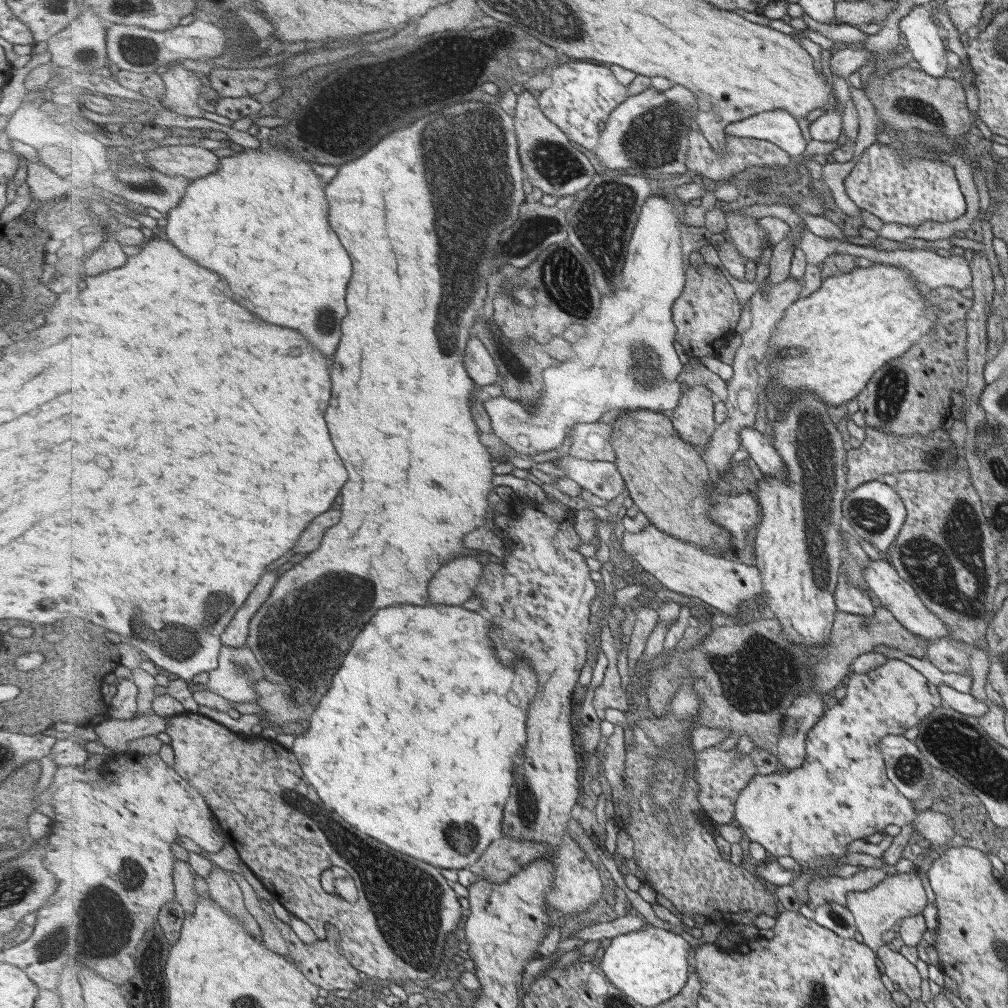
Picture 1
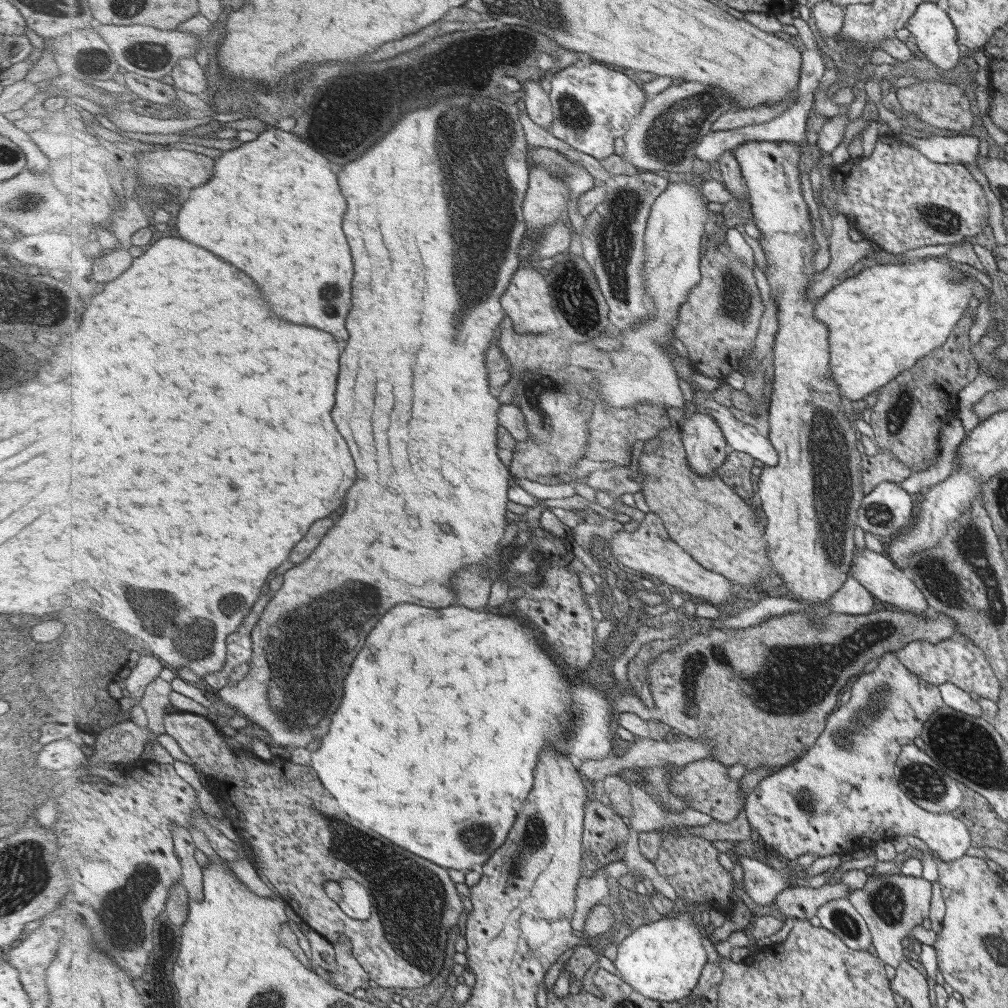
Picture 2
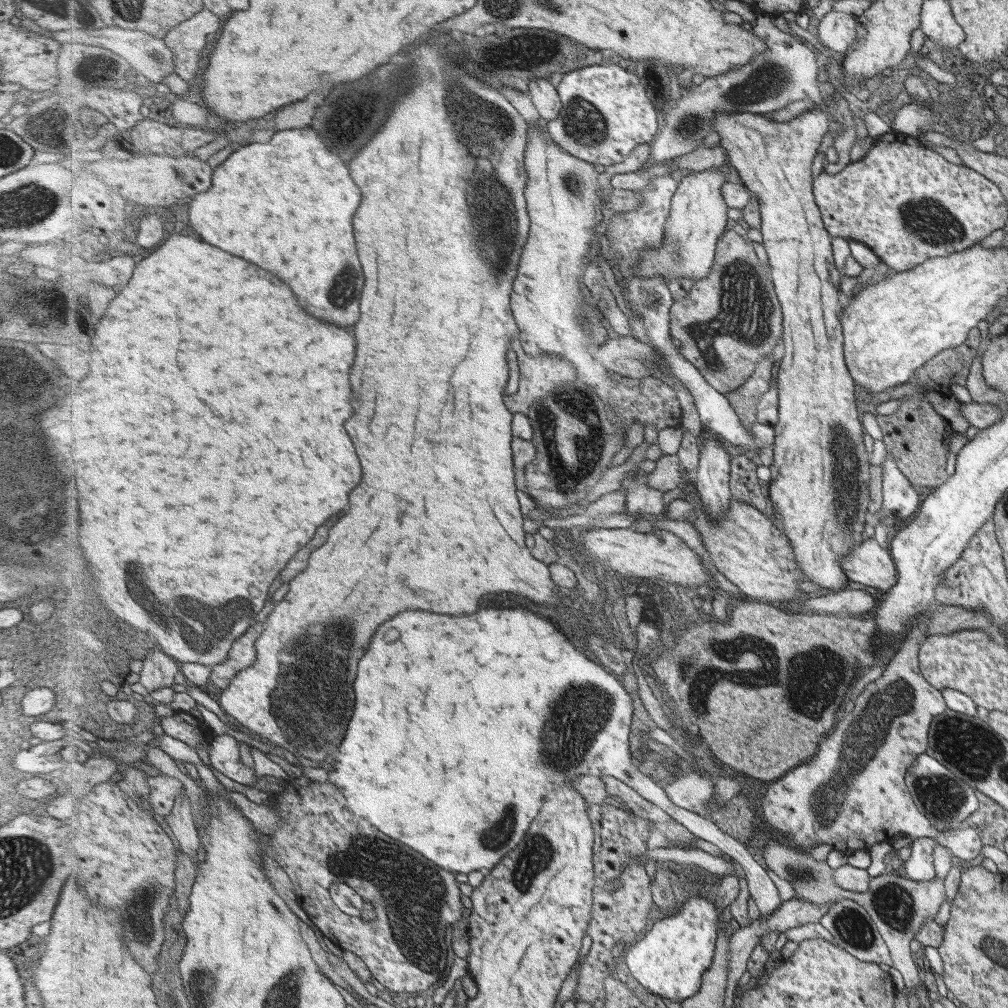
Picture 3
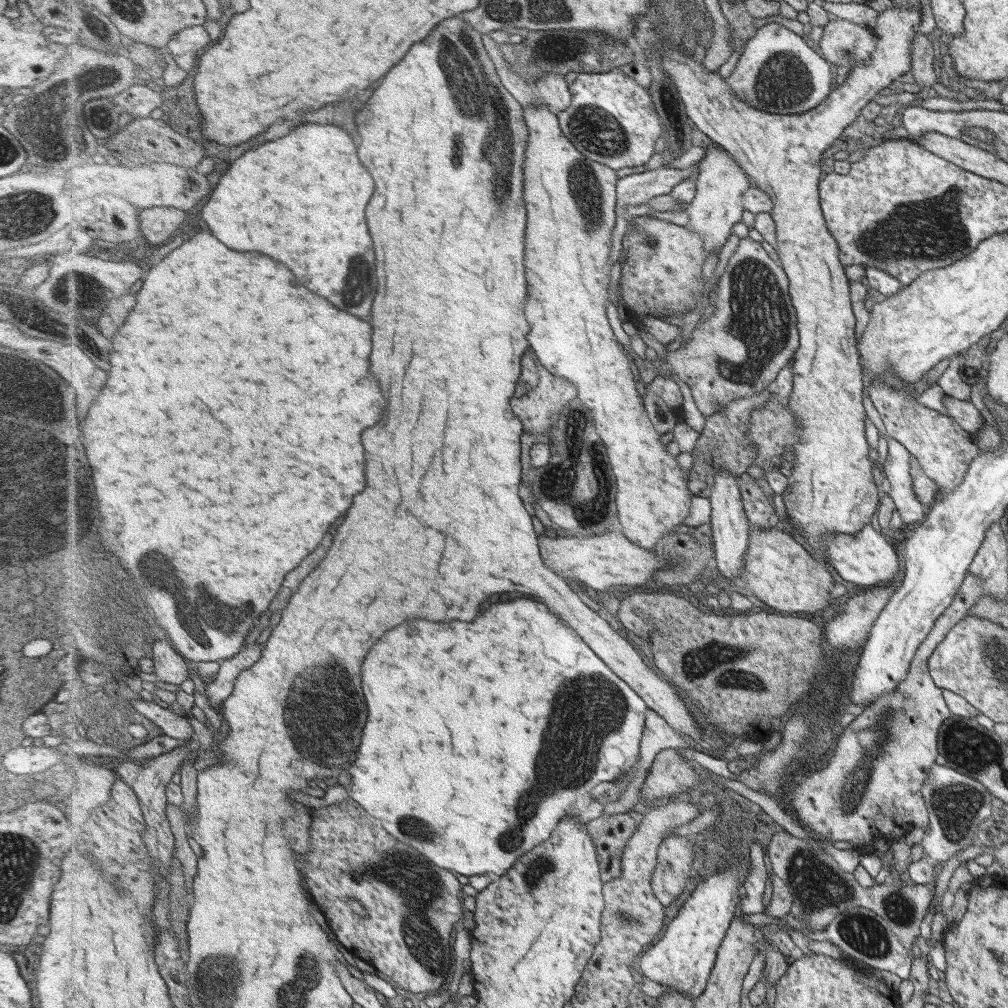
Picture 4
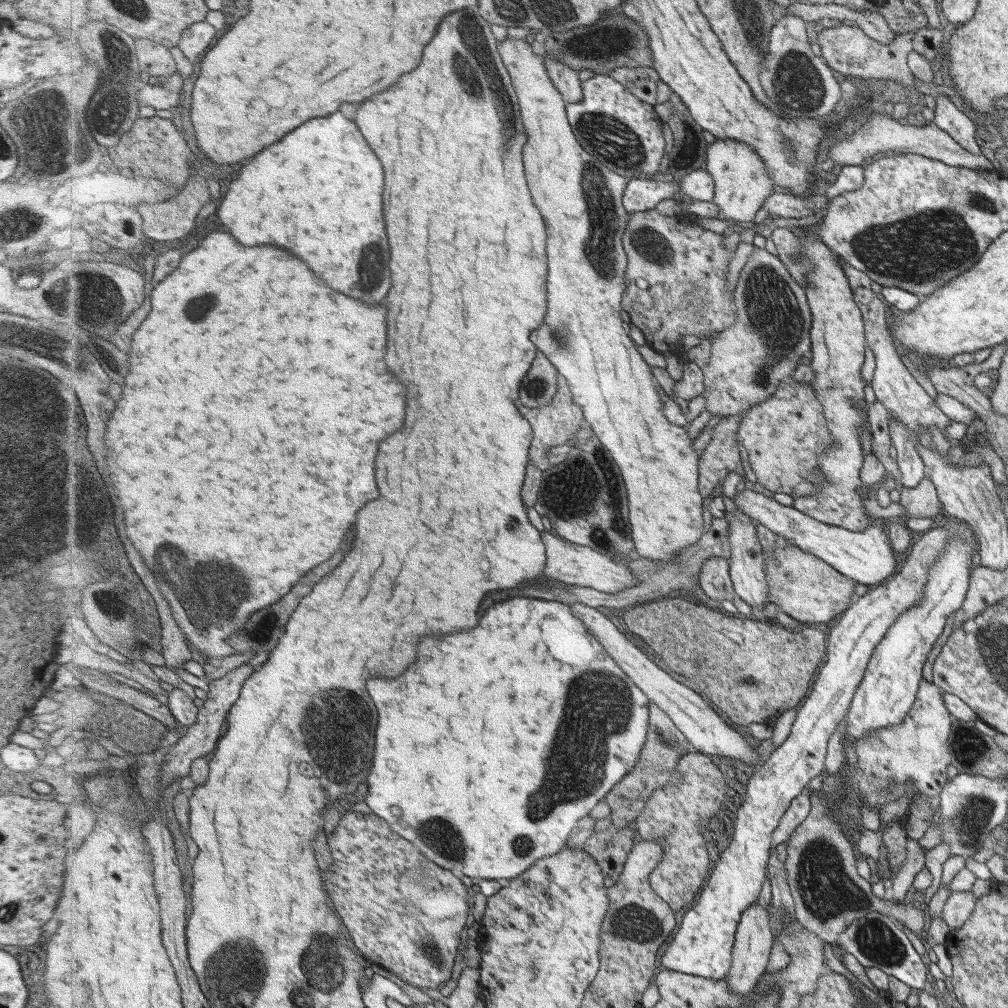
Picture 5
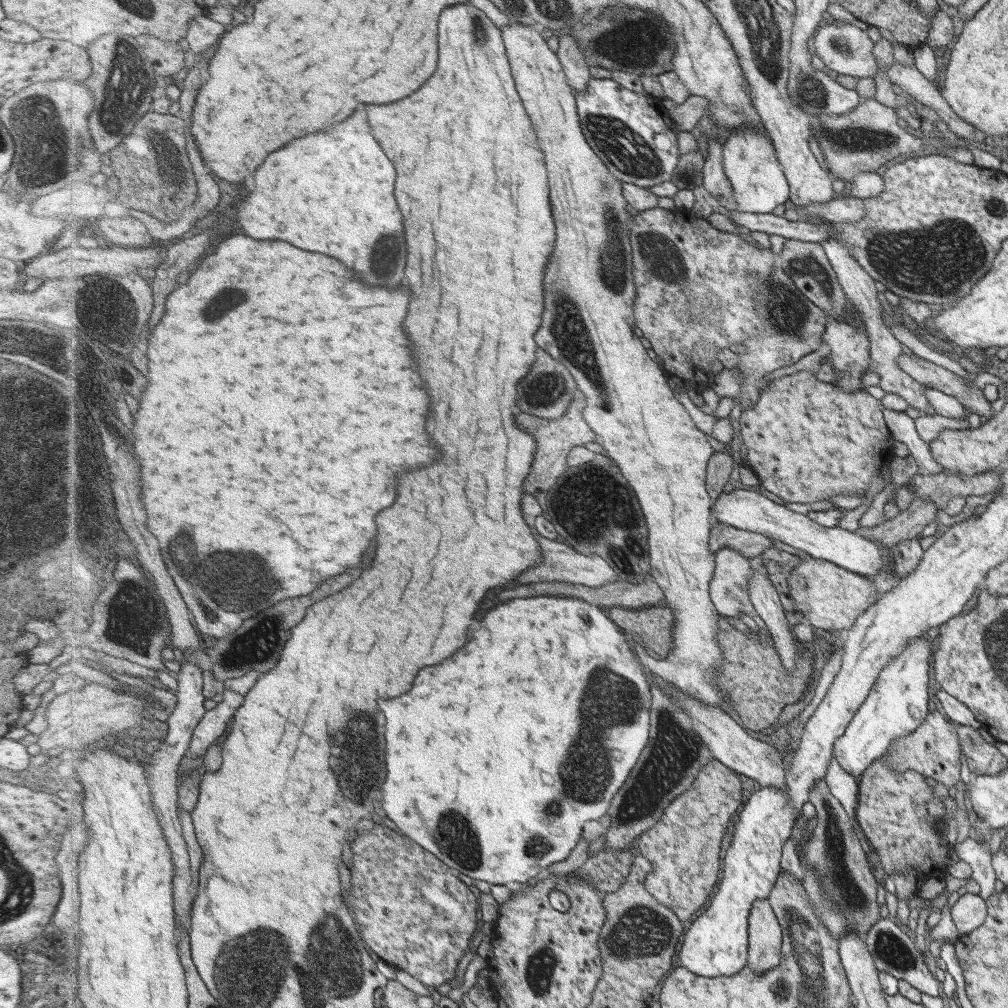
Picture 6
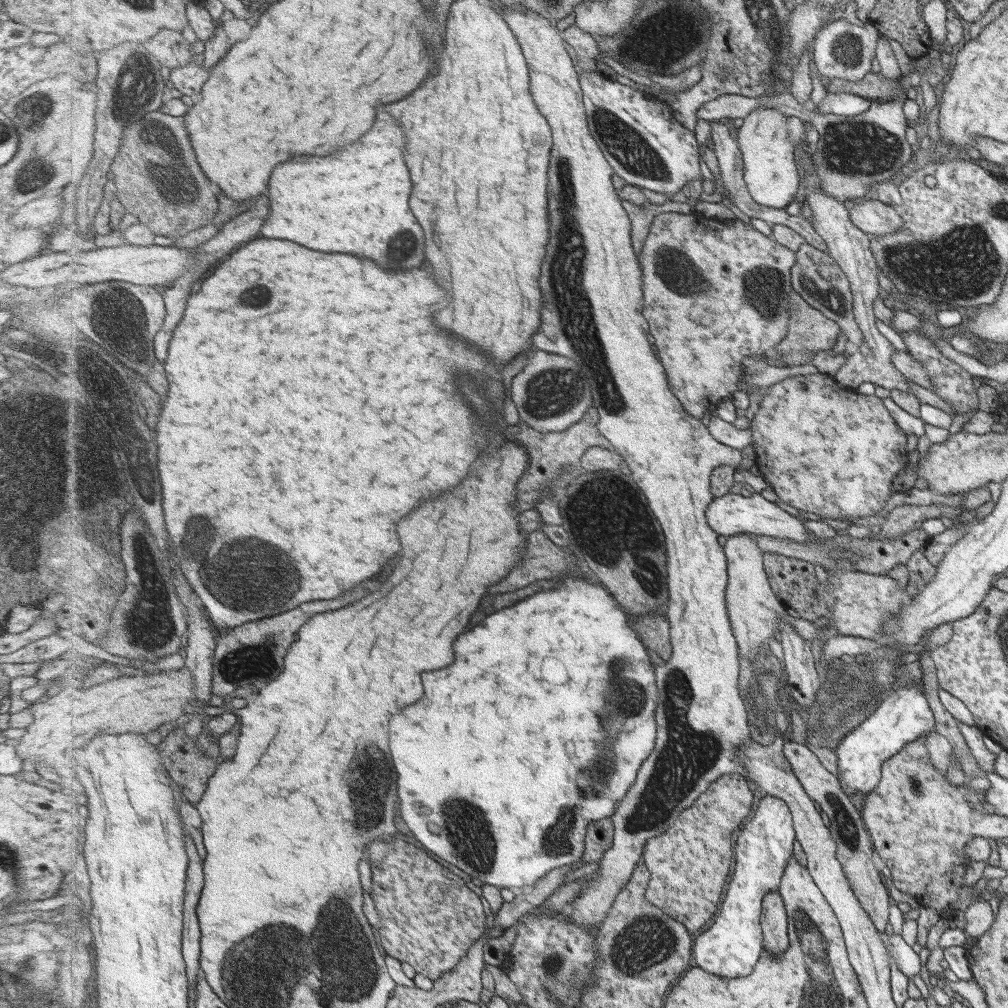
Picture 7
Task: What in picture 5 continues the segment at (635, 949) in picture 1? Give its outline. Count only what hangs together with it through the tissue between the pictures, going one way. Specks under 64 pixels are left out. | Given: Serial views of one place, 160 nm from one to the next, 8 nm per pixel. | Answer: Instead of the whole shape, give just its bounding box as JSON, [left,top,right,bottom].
[660,526,948,980]

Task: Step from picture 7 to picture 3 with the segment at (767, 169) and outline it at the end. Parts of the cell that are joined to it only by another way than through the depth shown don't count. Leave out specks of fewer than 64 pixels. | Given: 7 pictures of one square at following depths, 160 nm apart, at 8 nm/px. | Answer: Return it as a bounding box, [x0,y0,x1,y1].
[664,170,734,282]

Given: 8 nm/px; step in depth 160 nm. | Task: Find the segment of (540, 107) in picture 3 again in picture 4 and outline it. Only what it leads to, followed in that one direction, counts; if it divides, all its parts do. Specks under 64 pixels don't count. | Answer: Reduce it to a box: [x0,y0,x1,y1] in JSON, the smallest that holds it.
[535,74,572,114]

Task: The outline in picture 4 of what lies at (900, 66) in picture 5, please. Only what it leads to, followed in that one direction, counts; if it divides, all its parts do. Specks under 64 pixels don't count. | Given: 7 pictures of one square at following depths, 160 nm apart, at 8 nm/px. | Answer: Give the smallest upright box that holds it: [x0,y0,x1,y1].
[818,19,876,67]

